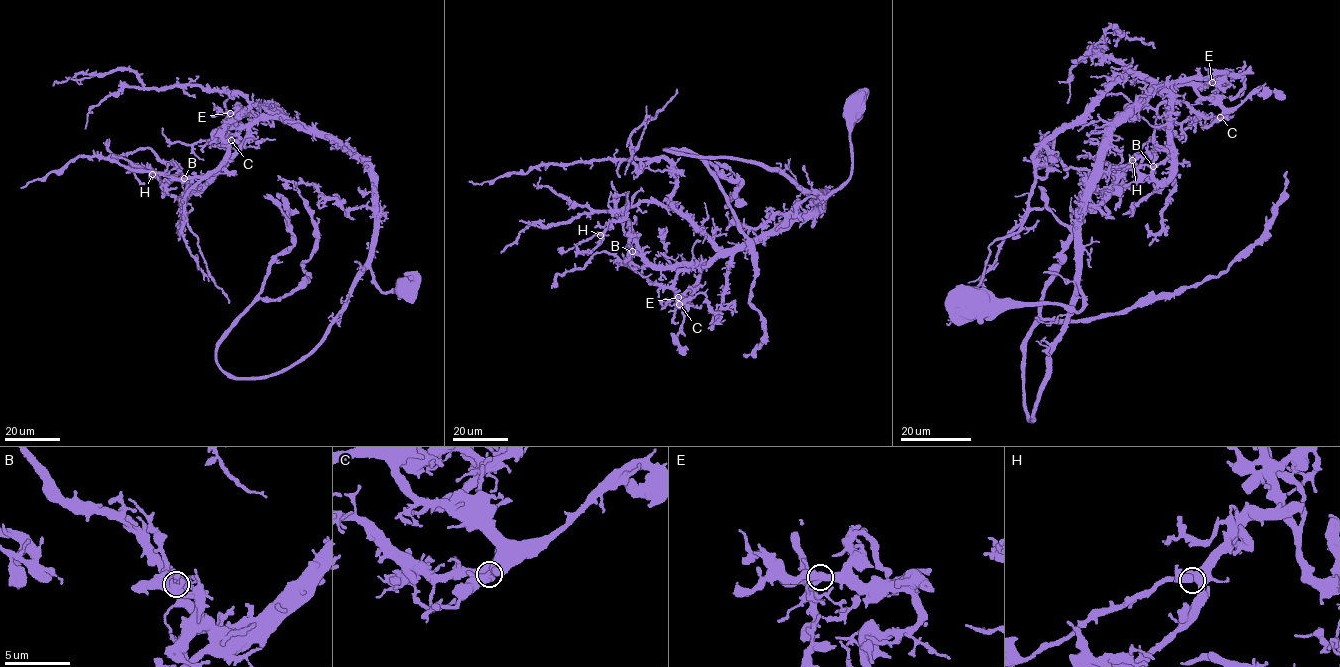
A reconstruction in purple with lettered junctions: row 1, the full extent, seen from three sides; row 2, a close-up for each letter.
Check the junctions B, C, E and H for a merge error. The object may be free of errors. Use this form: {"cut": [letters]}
{"cut": ["C"]}

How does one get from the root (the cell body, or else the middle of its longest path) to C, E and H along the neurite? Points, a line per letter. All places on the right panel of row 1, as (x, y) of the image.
C: (965, 310), (1062, 304), (1078, 311), (1083, 193), (1111, 131), (1152, 91), (1180, 85), (1214, 101), (1220, 117)
E: (965, 310), (1062, 304), (1078, 311), (1082, 306), (1079, 266), (1083, 193), (1111, 131), (1154, 90), (1212, 83)
H: (965, 310), (1082, 306), (1080, 217), (1094, 162), (1111, 131), (1165, 90), (1171, 173), (1113, 189), (1132, 160)

